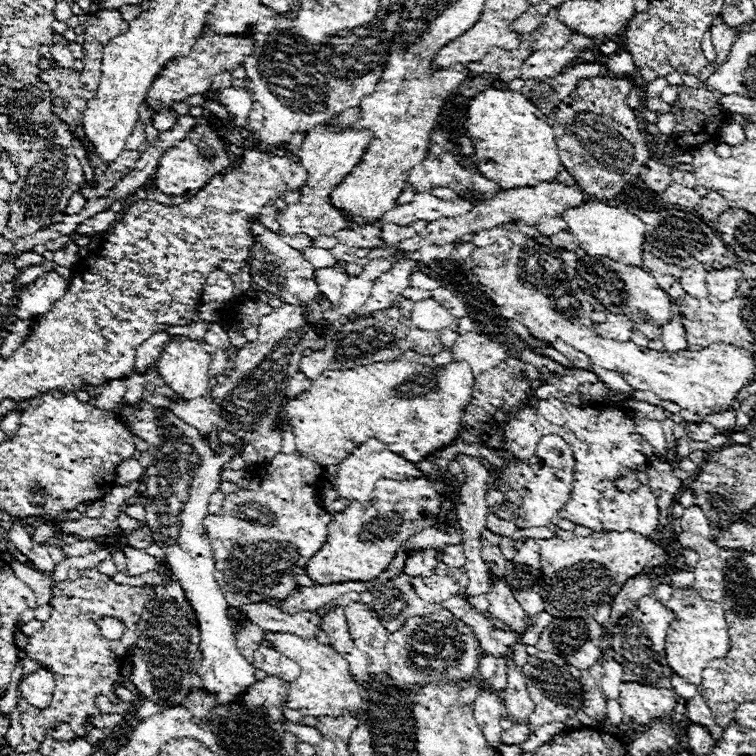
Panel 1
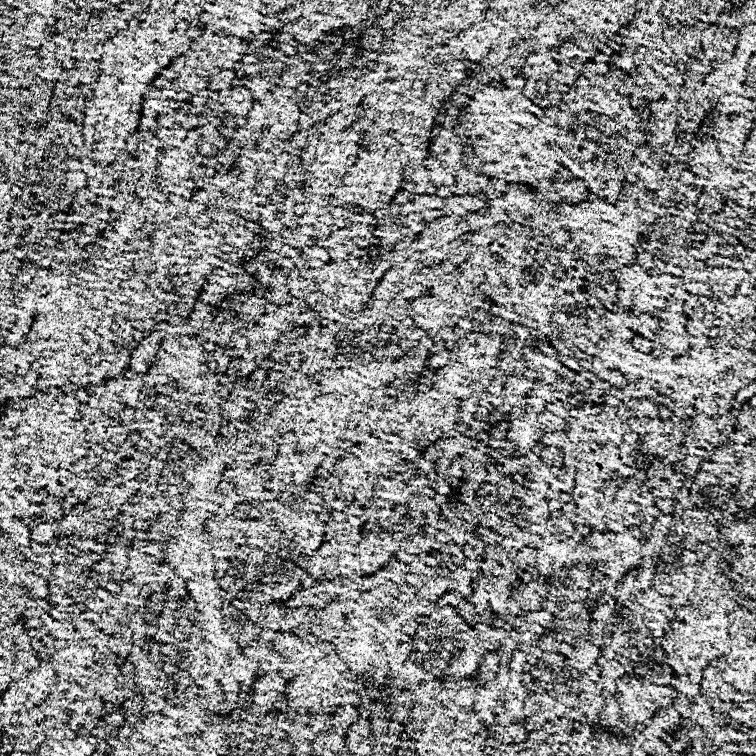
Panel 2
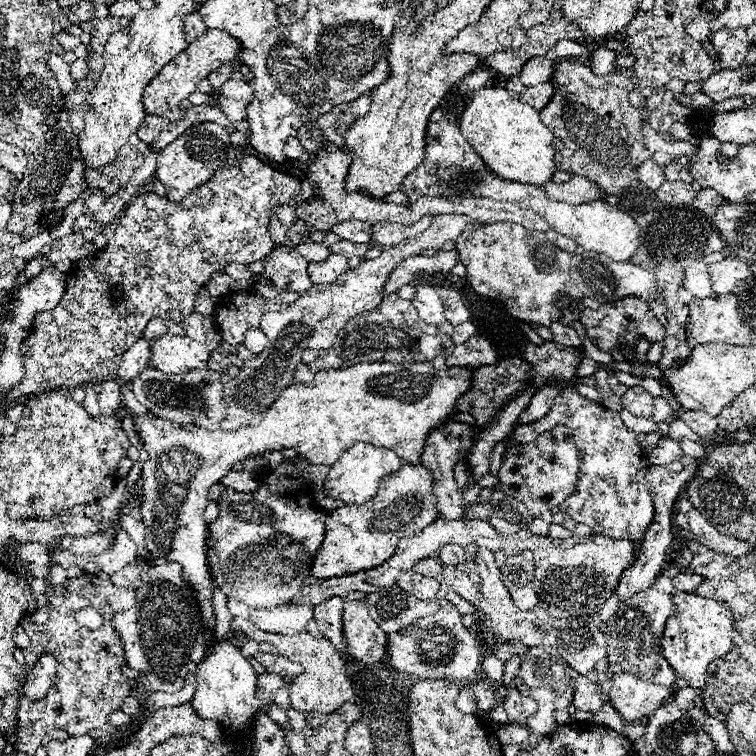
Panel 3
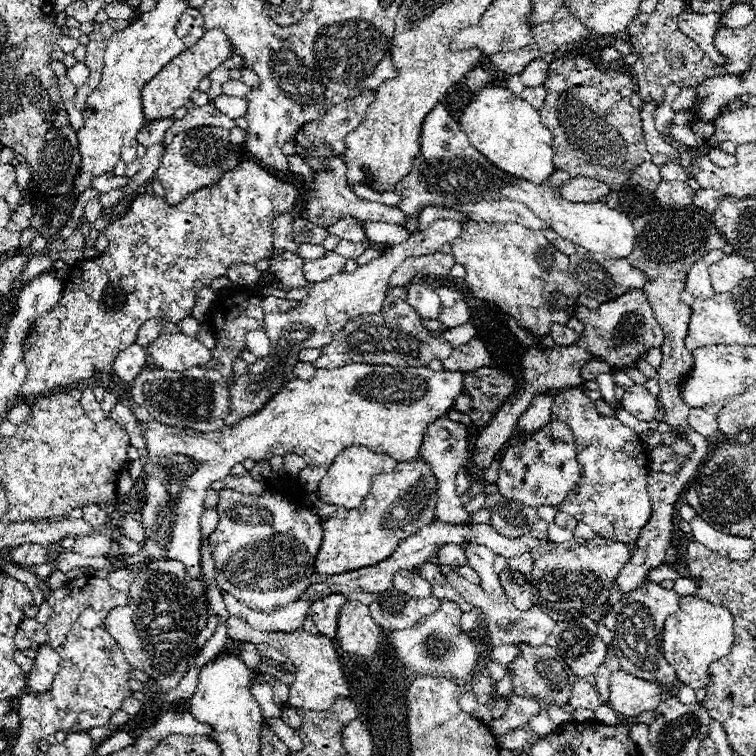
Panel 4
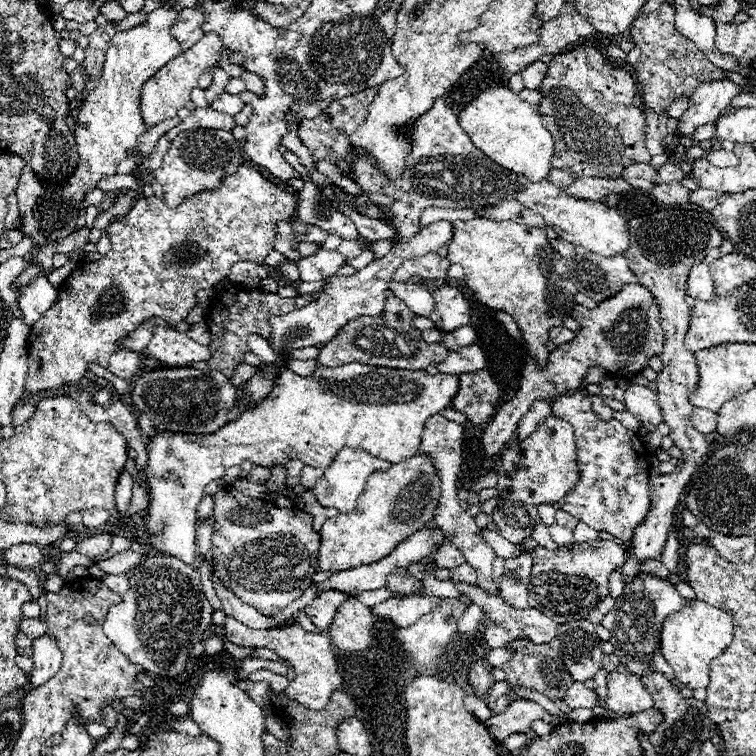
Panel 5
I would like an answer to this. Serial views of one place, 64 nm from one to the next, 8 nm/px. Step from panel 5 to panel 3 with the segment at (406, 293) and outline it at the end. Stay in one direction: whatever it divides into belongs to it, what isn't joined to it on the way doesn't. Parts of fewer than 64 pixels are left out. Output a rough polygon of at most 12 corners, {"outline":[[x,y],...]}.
{"outline":[[416,286],[410,302],[428,324],[442,324],[444,304],[434,286]]}

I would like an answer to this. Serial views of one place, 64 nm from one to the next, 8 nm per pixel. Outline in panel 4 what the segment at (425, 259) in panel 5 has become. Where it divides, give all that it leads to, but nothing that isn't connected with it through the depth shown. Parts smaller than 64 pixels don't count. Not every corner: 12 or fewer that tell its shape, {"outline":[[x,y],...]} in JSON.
{"outline":[[452,254],[406,258],[390,276],[390,286],[408,286],[416,274],[446,276]]}

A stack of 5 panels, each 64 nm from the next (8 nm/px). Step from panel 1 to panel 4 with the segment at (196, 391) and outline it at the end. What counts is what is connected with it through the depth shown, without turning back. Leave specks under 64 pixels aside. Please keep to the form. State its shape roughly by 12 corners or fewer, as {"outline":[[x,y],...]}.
{"outline":[[160,334],[146,350],[154,368],[184,372],[210,350],[184,334]]}

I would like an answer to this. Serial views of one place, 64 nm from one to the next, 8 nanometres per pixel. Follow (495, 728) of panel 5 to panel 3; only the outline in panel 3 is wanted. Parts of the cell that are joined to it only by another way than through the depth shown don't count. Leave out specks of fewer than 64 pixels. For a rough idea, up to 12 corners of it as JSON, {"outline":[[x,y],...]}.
{"outline":[[514,686],[502,702],[508,724],[524,724],[536,712],[536,702]]}

